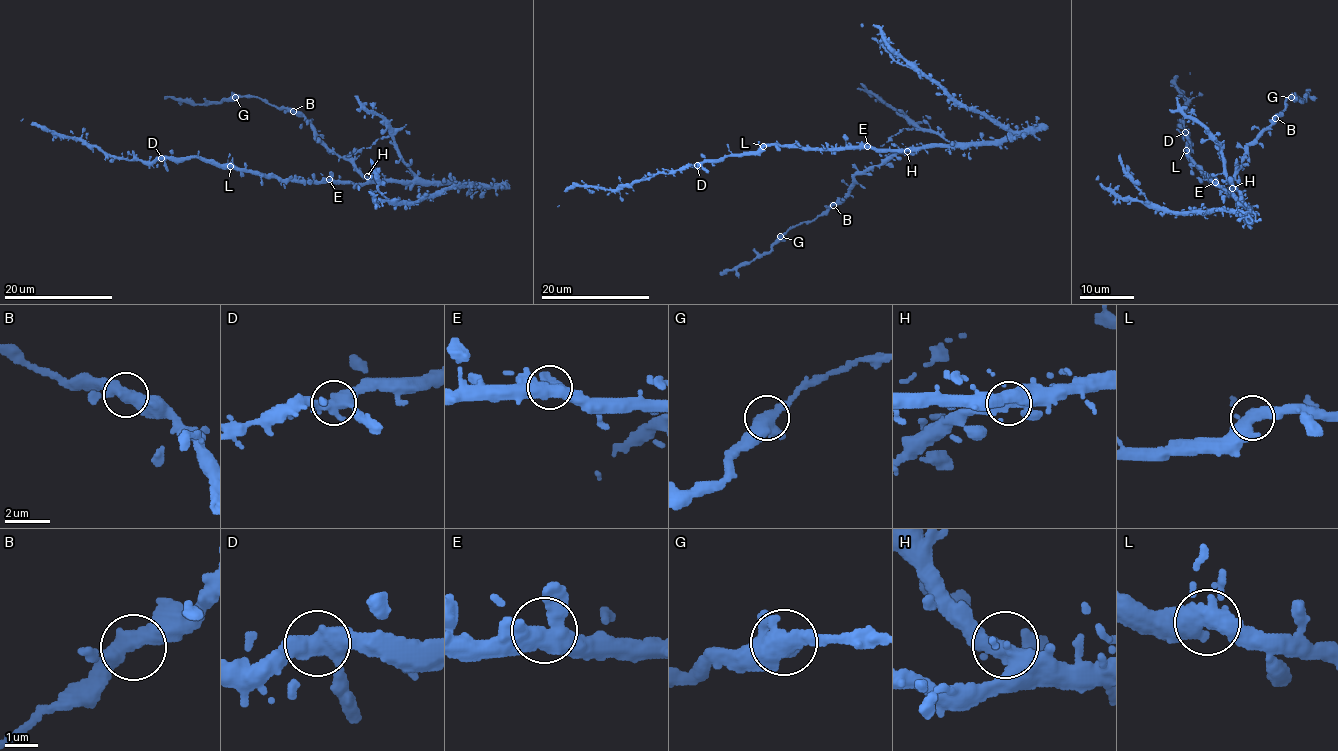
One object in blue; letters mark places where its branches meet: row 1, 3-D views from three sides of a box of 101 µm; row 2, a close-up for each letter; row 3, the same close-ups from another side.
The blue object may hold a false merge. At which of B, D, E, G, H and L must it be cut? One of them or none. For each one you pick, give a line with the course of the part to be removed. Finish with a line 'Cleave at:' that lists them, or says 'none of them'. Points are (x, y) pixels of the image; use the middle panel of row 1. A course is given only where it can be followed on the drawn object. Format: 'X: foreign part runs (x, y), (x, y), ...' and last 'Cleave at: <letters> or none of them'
Cleave at: none of them

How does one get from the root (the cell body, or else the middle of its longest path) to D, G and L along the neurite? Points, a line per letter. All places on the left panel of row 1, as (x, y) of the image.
D: (330, 181), (279, 180), (197, 158), (161, 158)
G: (330, 181), (363, 184), (367, 178), (315, 139), (312, 125), (302, 115), (257, 97), (235, 96)
L: (330, 181), (265, 178), (230, 166)

